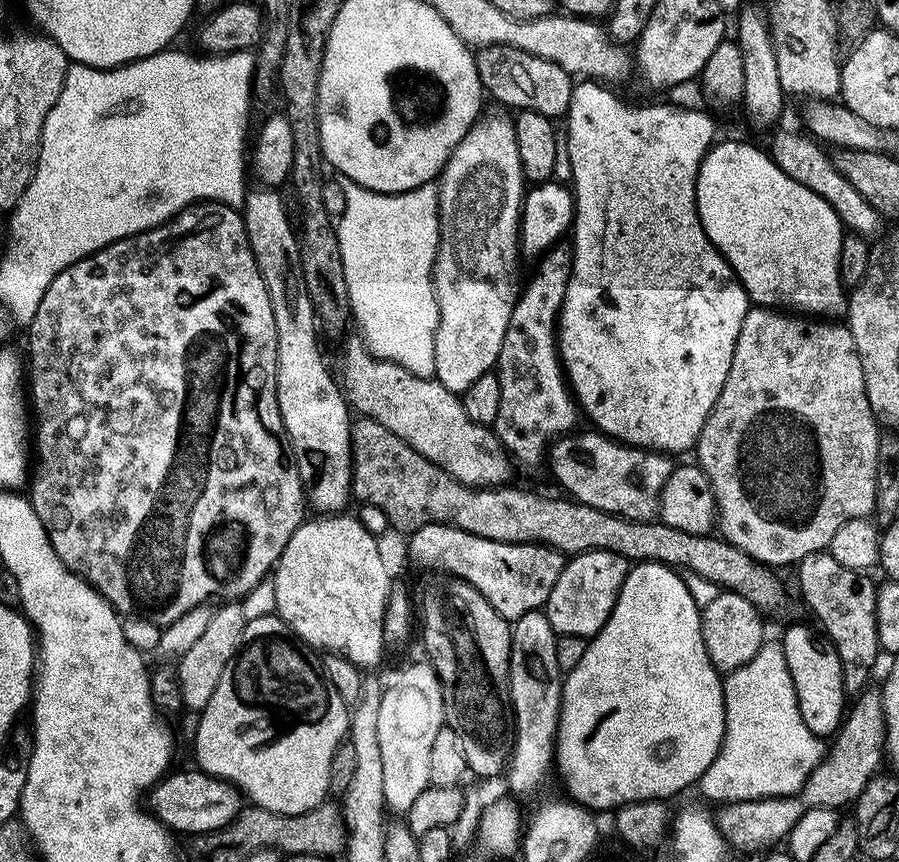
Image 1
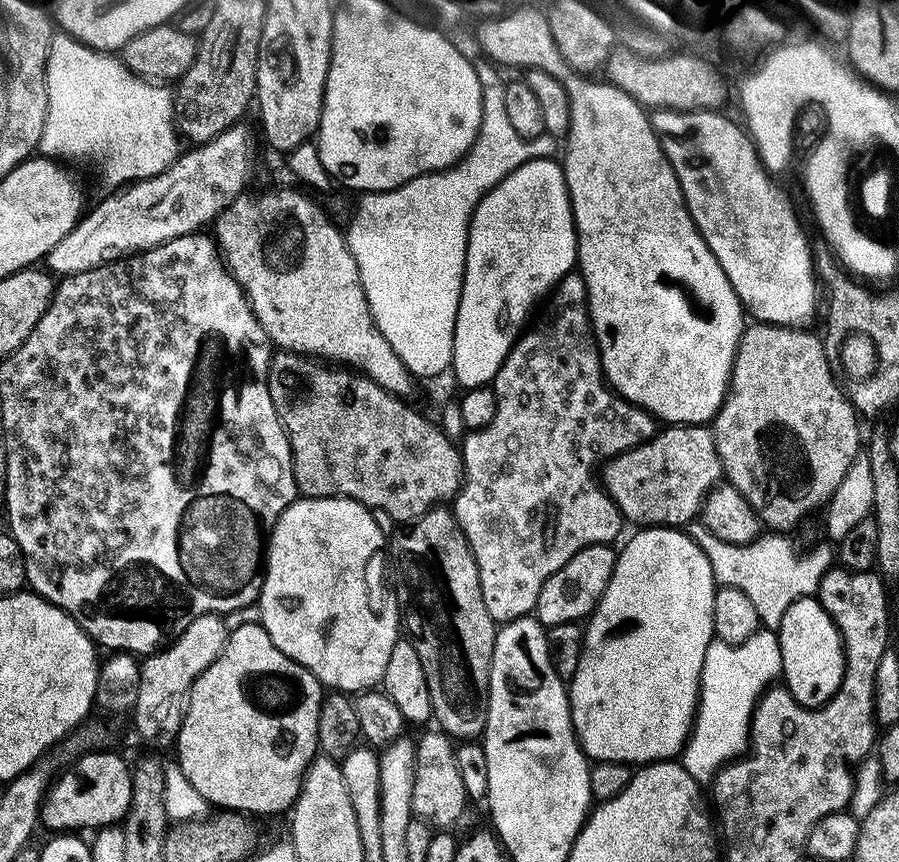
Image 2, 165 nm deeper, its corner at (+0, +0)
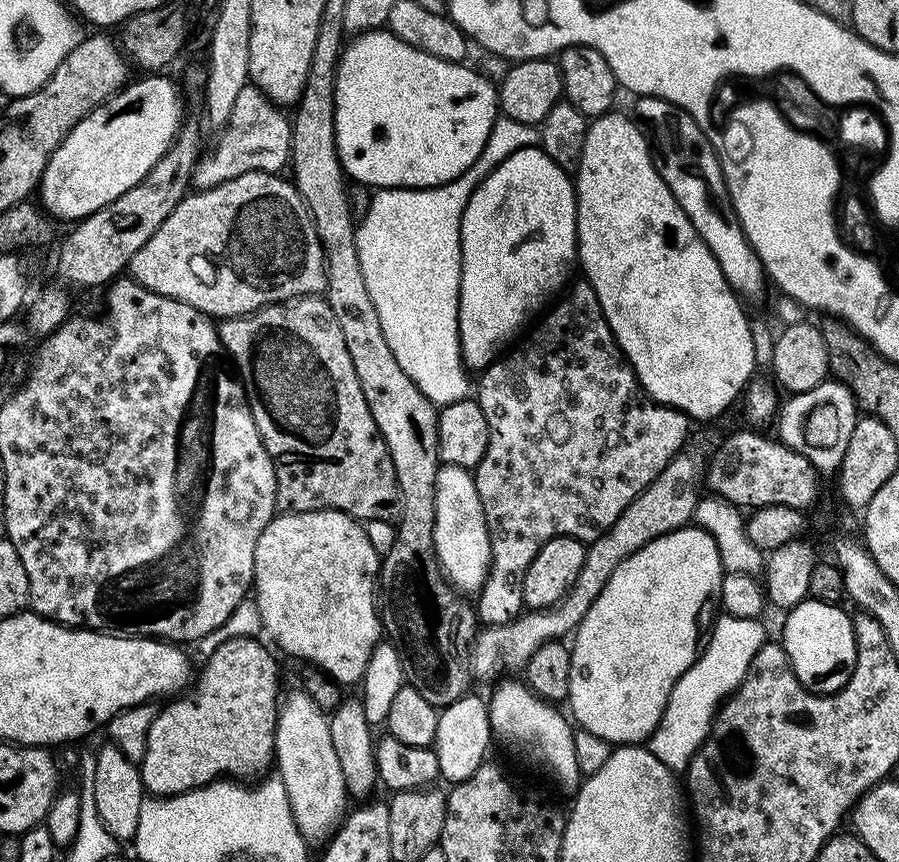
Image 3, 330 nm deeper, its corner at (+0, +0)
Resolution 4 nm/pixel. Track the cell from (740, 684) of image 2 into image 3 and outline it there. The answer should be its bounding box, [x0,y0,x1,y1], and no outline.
[647,614,765,757]

